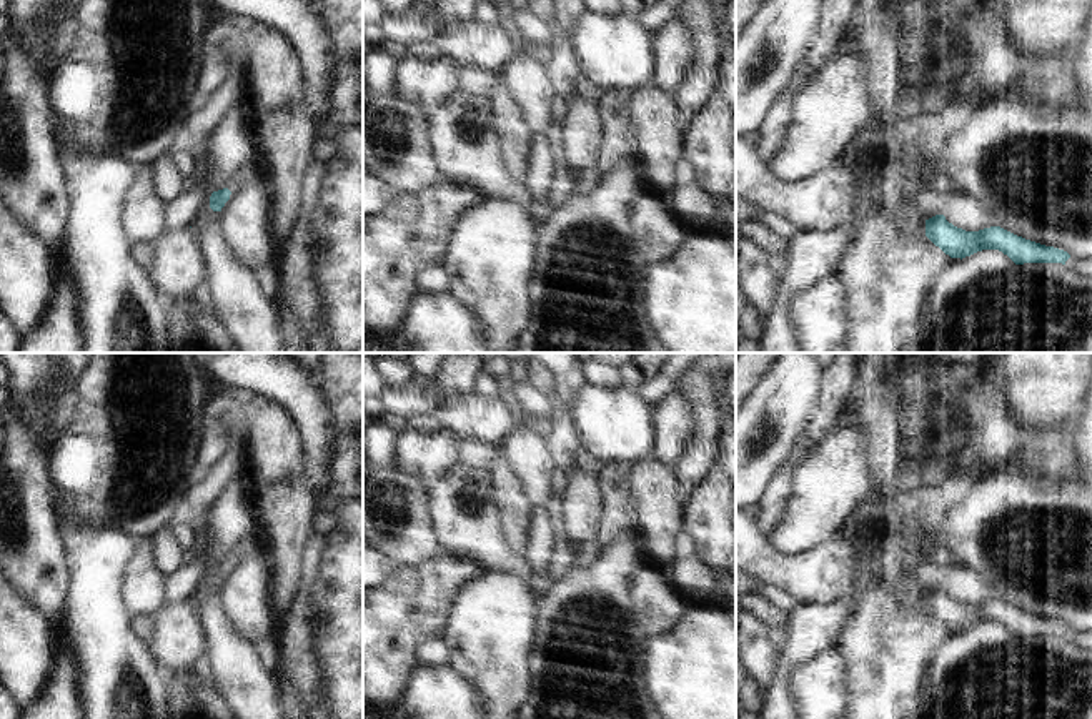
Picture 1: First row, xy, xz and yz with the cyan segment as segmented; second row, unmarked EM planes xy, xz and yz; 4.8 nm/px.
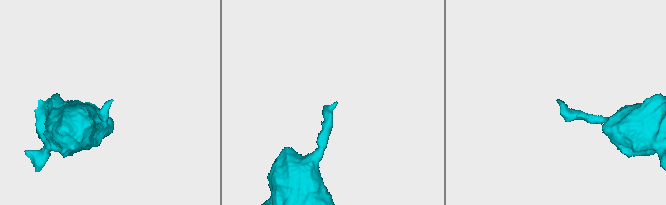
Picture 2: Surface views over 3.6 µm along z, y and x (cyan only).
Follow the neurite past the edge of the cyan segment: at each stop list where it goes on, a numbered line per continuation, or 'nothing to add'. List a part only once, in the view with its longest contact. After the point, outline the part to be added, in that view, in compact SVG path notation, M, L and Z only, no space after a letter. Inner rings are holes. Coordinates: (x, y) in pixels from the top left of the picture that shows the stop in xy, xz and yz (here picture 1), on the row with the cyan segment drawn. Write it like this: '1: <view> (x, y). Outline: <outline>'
1: xy (243, 173). Outline: M246 163L246 165L243 165L241 168L238 168L238 170L226 180L226 183L223 185L223 188L228 188L228 190L231 191L231 195L233 195L235 190L236 190L241 183L248 181L248 180L253 176L253 171L255 171L256 165L258 165L258 163ZM221 188L221 190L223 190L223 188ZM230 195L230 198L231 198L231 195Z

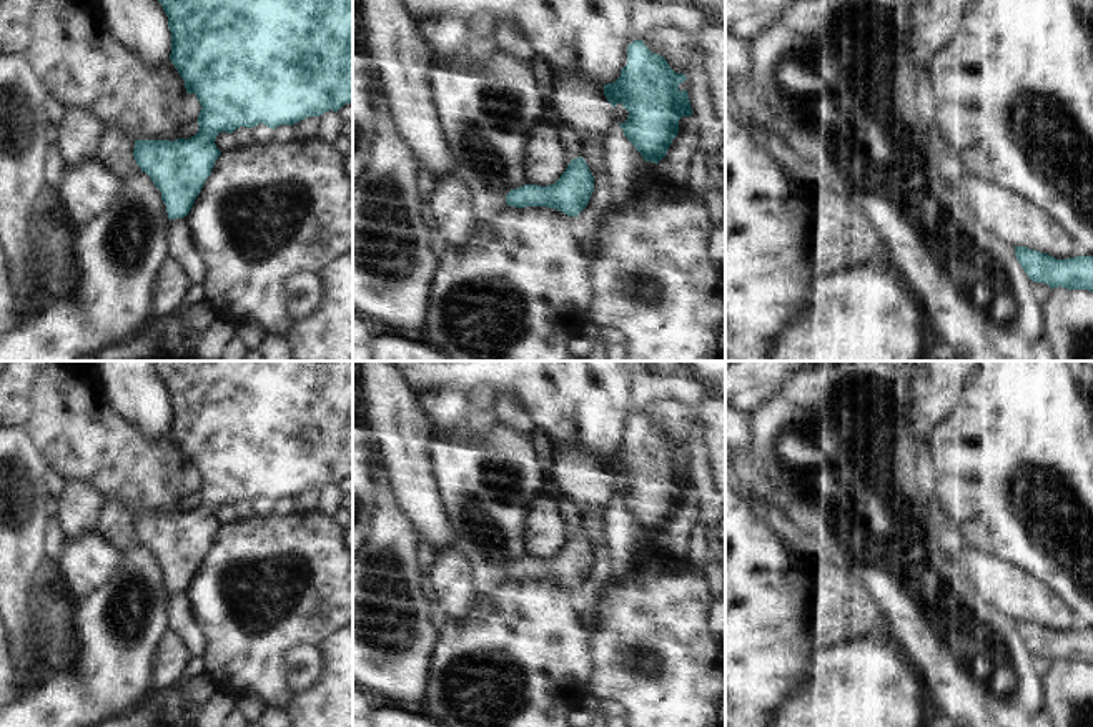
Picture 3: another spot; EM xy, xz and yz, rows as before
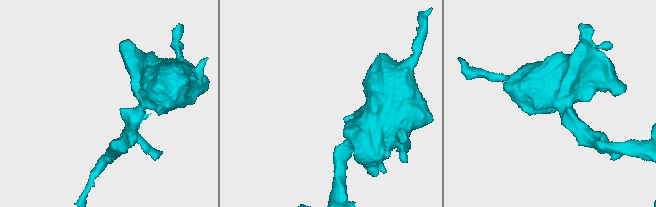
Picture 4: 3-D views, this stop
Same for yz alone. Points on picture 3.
nothing to add

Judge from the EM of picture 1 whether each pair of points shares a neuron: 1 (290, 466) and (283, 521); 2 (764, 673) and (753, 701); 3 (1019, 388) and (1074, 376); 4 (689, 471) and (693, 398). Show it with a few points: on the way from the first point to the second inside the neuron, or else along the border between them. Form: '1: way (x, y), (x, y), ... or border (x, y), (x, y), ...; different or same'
1: border (300, 476), (262, 483); different
2: border (753, 678), (764, 698); different
3: way (1032, 378), (1061, 376); same
4: way (699, 453), (701, 416); same

